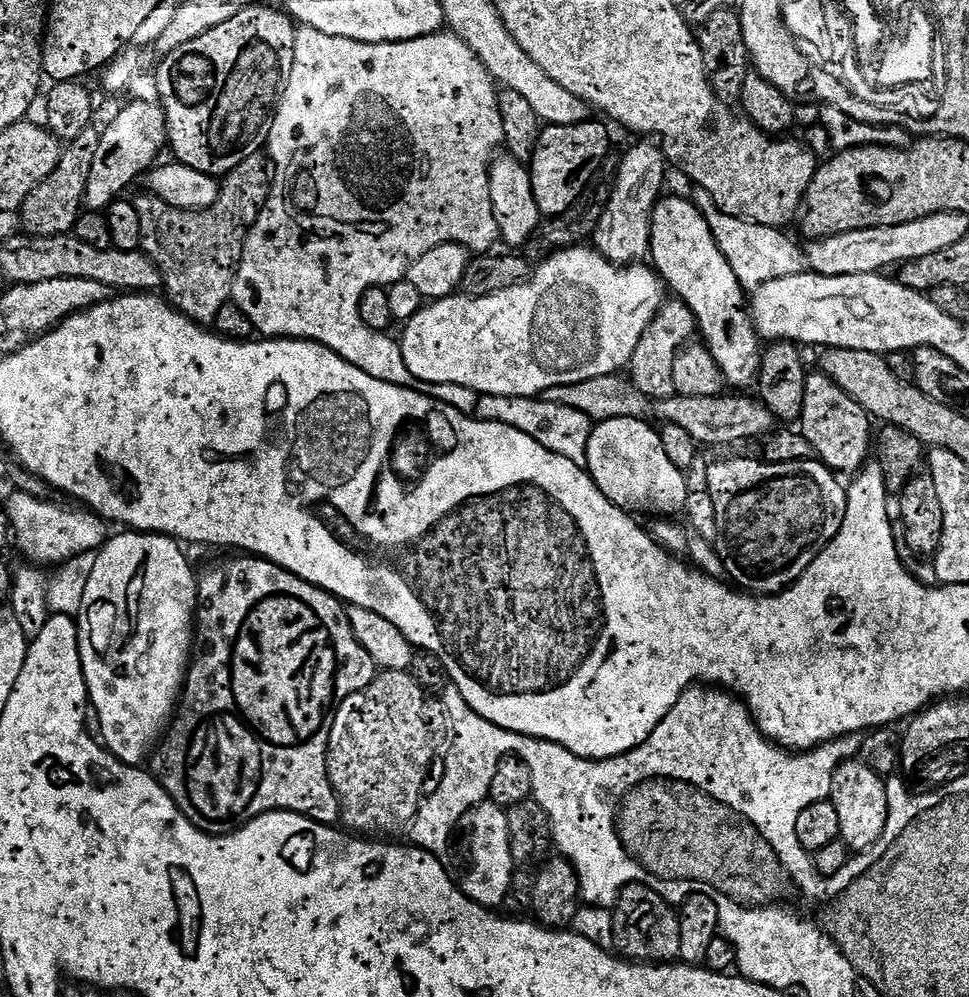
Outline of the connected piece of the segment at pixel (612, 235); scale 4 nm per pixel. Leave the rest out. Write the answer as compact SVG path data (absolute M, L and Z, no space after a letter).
M642 140L634 145L624 156L616 184L609 191L605 215L592 237L593 247L608 261L629 264L645 259L650 252L650 235L653 210L659 199L658 188L662 187L668 170L667 159L657 145Z

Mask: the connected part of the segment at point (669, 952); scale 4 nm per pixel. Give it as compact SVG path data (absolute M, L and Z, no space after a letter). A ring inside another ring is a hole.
M629 886L614 908L614 948L621 957L632 962L663 964L679 957L682 934L677 909L663 900L652 888Z

